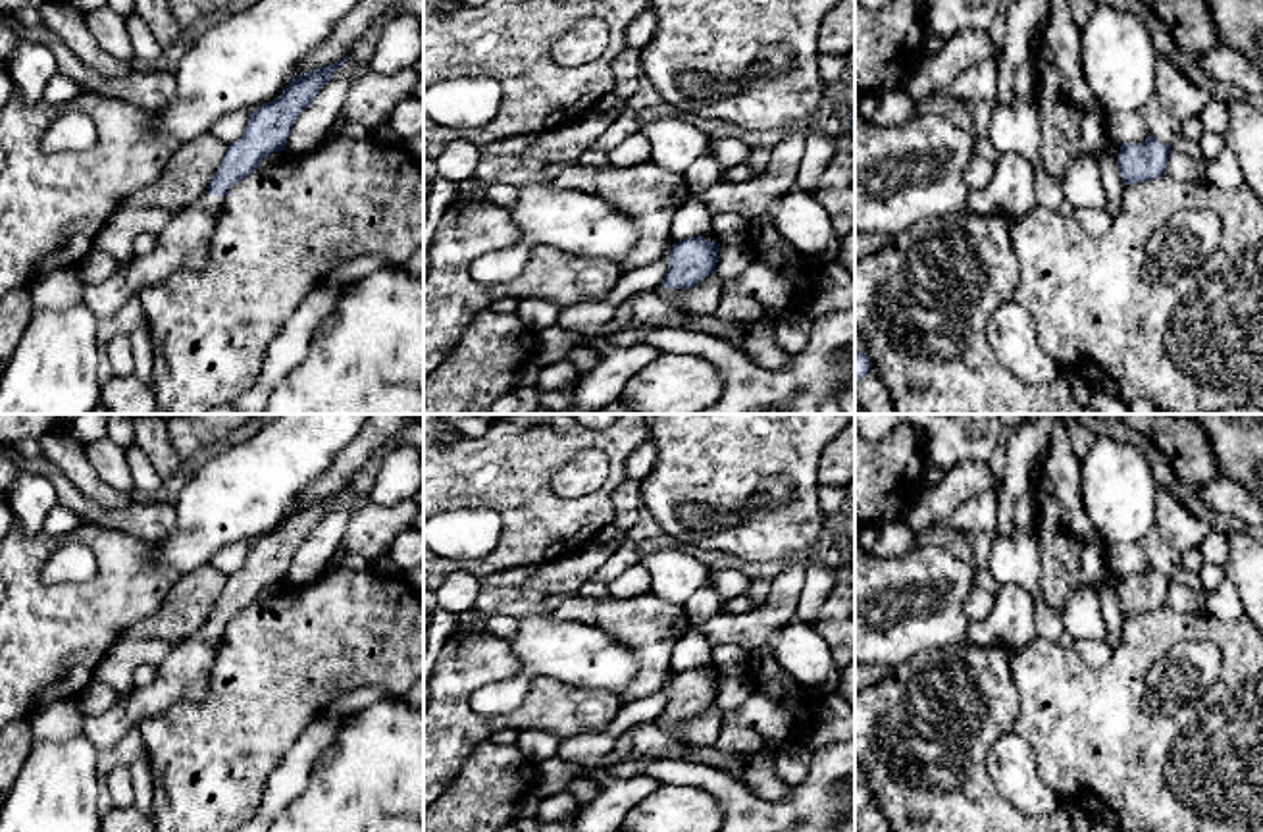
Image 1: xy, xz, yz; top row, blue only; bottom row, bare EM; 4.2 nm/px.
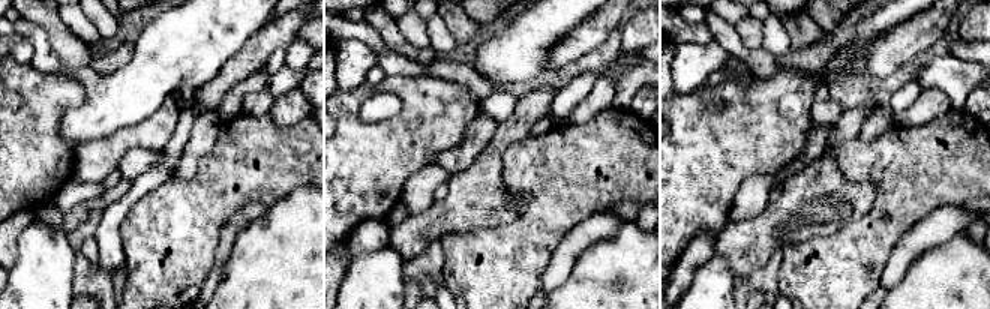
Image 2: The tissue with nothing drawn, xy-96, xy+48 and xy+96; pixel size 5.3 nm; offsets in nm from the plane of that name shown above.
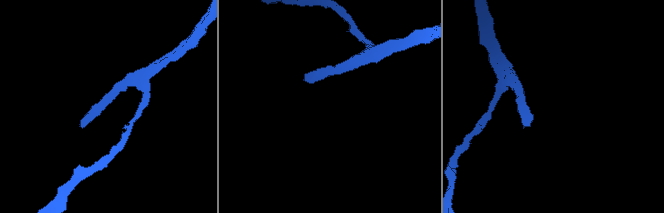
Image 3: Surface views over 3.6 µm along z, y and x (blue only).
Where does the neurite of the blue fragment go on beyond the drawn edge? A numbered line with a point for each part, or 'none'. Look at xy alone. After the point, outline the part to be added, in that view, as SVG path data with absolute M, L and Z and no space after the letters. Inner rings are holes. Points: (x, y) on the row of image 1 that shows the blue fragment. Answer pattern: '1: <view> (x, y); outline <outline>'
1: xy (183, 243); outline M204 193L181 210L158 235L156 247L133 260L108 279L87 285L83 306L96 320L116 314L133 295L168 281L179 270L200 270L210 258L210 239L223 198Z

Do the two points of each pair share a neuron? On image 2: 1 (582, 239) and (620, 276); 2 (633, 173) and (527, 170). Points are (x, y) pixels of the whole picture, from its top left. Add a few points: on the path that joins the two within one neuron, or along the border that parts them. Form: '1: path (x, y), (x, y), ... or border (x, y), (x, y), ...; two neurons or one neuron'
1: border (620, 225), (612, 236), (594, 242), (570, 275); two neurons
2: path (606, 165), (554, 170); one neuron

